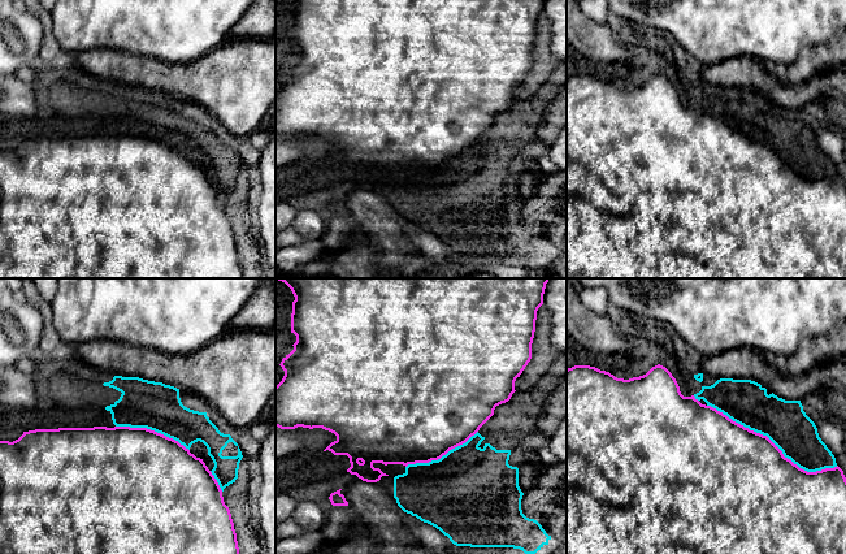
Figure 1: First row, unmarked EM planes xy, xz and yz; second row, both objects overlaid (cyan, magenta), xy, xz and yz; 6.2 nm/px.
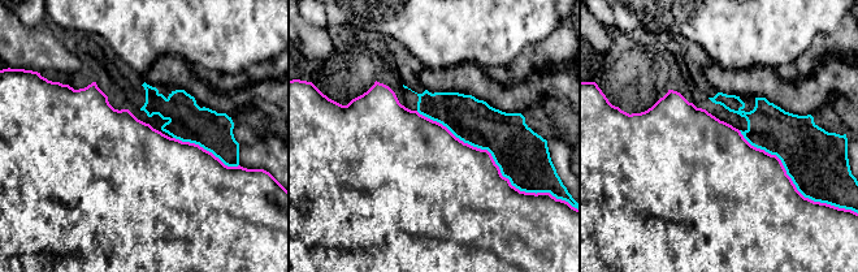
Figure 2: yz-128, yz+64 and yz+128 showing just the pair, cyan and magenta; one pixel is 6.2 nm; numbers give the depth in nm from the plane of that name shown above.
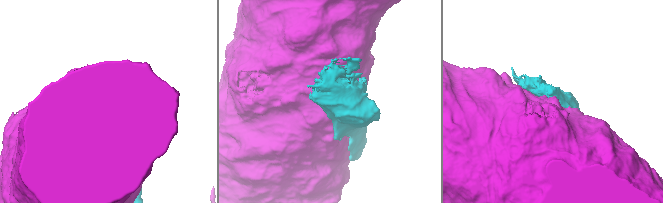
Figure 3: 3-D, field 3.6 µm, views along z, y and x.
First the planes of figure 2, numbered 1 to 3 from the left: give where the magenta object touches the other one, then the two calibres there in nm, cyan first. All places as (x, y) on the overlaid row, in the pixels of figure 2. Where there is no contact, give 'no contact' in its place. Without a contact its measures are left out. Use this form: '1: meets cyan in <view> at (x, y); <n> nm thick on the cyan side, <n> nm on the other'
1: meets cyan in yz-128 at (206, 149); 240 nm thick on the cyan side, 480 nm on the other
2: meets cyan in yz+64 at (498, 165); 320 nm thick on the cyan side, 480 nm on the other
3: meets cyan in yz+128 at (793, 182); 380 nm thick on the cyan side, 500 nm on the other

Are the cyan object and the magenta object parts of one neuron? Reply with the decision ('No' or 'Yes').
No

